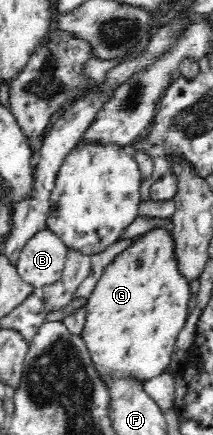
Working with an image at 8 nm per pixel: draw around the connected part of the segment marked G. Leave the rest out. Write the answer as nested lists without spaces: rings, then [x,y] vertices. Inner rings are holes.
[[[155,226],[133,241],[105,267],[86,303],[86,323],[81,333],[103,381],[111,373],[123,373],[149,381],[165,372],[170,364],[179,333],[186,325],[191,299],[189,278],[179,268],[172,226]]]

